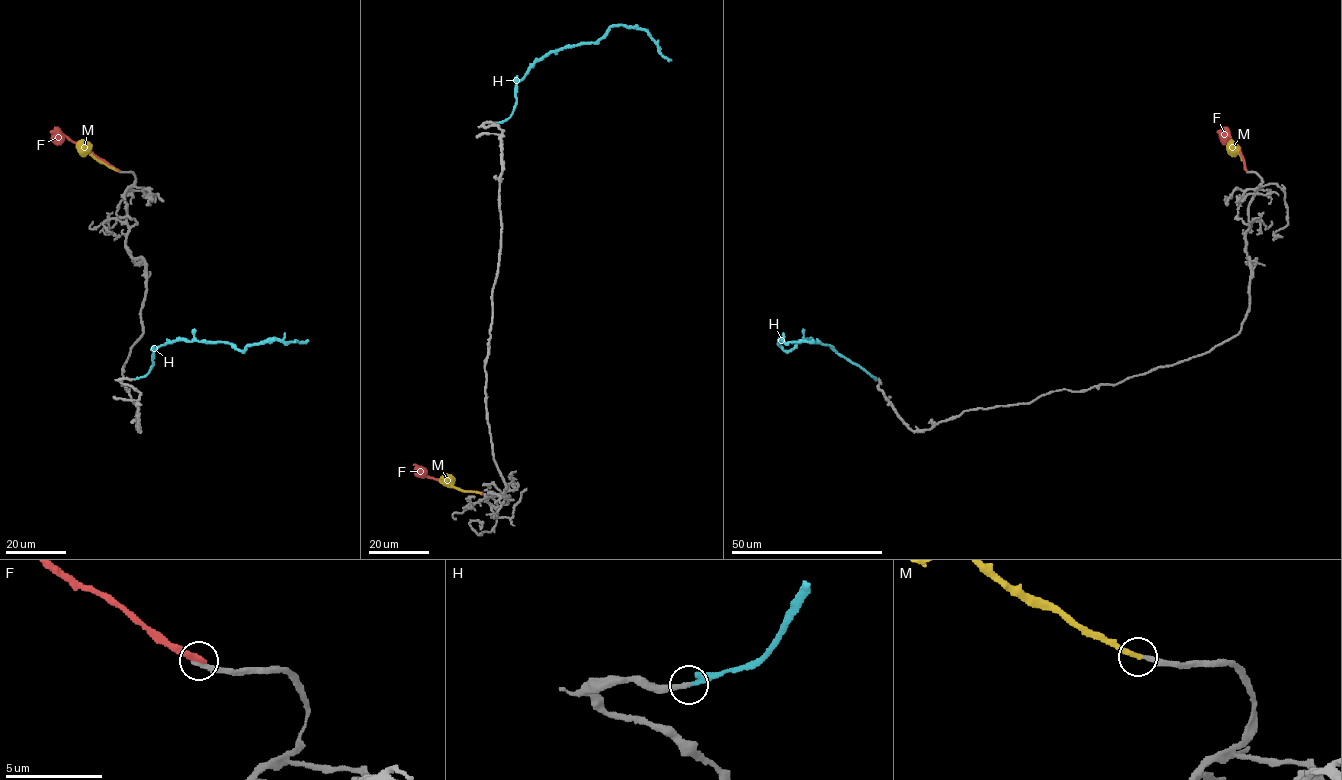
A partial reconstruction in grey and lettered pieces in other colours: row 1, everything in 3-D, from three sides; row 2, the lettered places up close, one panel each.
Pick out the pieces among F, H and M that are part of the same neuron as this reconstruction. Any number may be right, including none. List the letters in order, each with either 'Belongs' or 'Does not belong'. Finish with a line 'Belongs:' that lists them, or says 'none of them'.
F: Does not belong
H: Belongs
M: Does not belong
Belongs: H

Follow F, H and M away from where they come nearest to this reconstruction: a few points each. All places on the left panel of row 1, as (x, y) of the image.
F: (118, 170), (59, 132), (50, 131)
H: (134, 379), (150, 370), (153, 353), (159, 346), (181, 340), (227, 342), (240, 350), (265, 341), (308, 340)
M: (117, 171), (99, 162), (80, 143)

